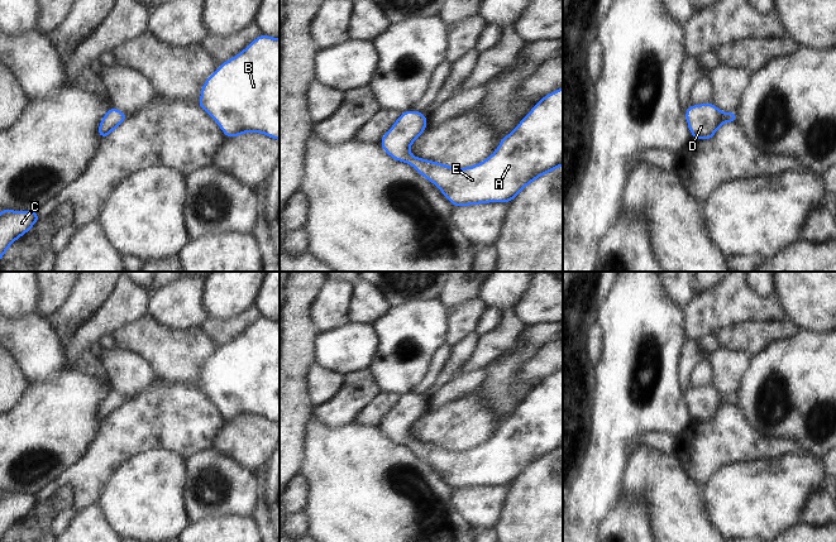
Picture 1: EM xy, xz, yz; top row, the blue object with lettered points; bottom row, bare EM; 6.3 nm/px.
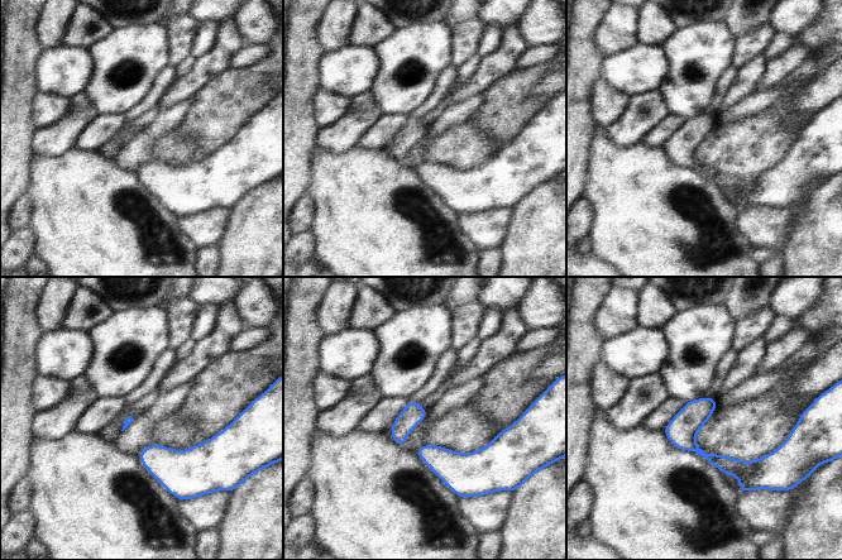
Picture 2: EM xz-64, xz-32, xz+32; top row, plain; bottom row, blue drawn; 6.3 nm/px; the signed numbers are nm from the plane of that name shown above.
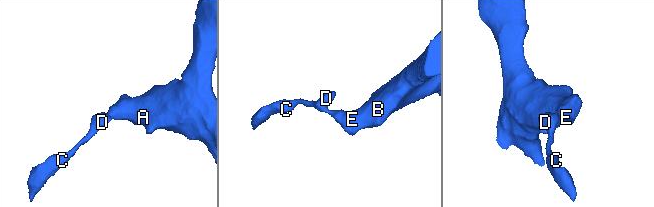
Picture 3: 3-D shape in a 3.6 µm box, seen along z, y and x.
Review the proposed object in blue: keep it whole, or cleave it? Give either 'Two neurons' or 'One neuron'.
One neuron

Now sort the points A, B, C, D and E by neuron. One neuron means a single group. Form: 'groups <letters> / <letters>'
groups A B C D E

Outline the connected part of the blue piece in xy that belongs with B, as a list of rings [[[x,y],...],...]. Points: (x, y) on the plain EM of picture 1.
[[[262,317],[238,339],[221,346],[202,369],[197,389],[219,407],[228,422],[252,414],[280,423],[280,322]]]

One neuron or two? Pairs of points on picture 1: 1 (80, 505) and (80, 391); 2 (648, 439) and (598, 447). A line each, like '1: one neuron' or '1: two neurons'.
1: two neurons
2: two neurons

